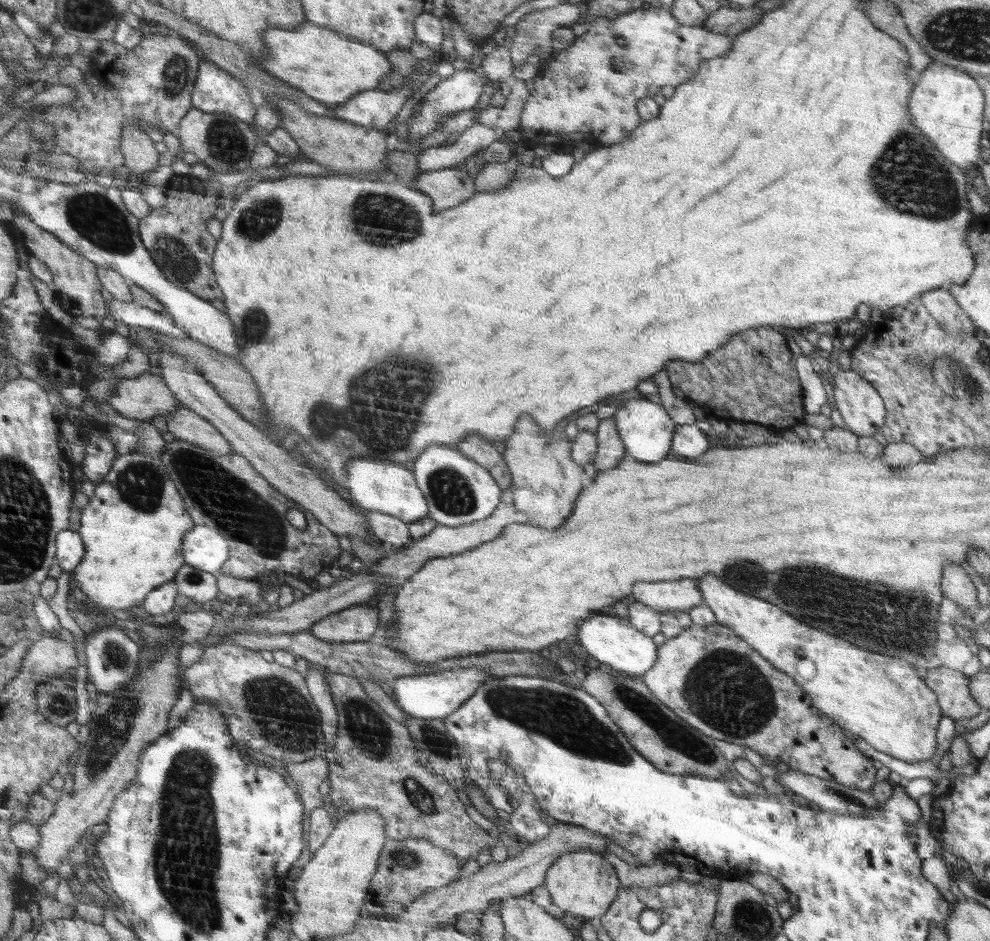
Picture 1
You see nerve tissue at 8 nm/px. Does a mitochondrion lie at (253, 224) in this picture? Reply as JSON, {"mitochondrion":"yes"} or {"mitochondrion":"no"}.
{"mitochondrion":"yes"}

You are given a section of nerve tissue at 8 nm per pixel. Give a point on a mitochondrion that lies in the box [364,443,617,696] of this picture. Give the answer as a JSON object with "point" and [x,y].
{"point":[450,488]}

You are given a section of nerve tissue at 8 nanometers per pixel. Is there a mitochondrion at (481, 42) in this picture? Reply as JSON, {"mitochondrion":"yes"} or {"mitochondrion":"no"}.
{"mitochondrion":"no"}

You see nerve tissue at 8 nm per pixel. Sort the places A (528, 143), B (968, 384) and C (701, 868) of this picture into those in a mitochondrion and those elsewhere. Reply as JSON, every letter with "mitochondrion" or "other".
{"A":"other","B":"mitochondrion","C":"other"}

